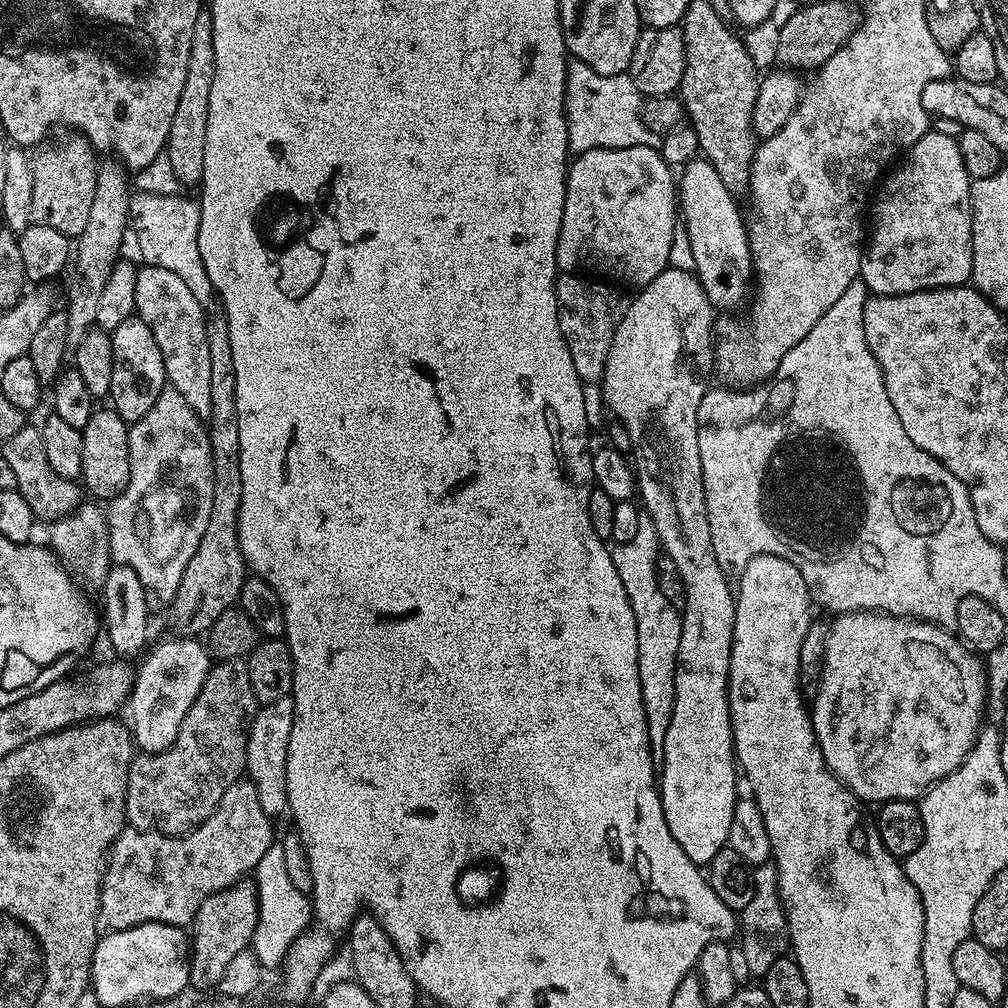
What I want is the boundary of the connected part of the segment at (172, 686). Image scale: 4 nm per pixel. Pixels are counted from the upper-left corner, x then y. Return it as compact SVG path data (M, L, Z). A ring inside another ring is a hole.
M179 634L173 637L173 640L164 640L152 649L149 647L148 657L146 652L139 661L140 668L138 664L134 672L132 695L126 705L127 723L135 747L144 754L164 752L174 738L178 738L178 730L190 706L194 706L194 698L198 698L214 663L209 649L199 639Z

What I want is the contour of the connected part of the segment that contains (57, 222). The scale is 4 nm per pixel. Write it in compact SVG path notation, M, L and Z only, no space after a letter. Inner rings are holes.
M68 135L72 136L58 141L57 144L49 143L35 149L36 156L34 152L31 157L34 198L30 198L30 210L35 223L54 226L54 230L66 237L79 238L82 230L86 230L86 222L90 219L90 206L94 203L98 154L85 136Z

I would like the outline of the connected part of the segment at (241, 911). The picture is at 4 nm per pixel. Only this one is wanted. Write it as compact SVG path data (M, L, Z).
M241 878L237 884L208 896L206 902L198 906L196 917L190 925L188 979L193 989L215 989L219 985L226 974L226 966L230 966L230 961L249 947L257 922L256 885L248 878Z

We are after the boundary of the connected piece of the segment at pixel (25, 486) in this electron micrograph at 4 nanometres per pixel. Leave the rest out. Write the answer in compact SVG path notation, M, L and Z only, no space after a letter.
M26 426L22 430L18 430L18 434L14 434L14 438L10 438L2 446L2 455L14 470L18 481L16 491L22 494L22 498L26 498L26 506L30 506L33 517L37 521L55 522L80 507L82 503L81 485L70 478L62 478L62 474L56 473L50 467L50 462L46 462L39 427Z

